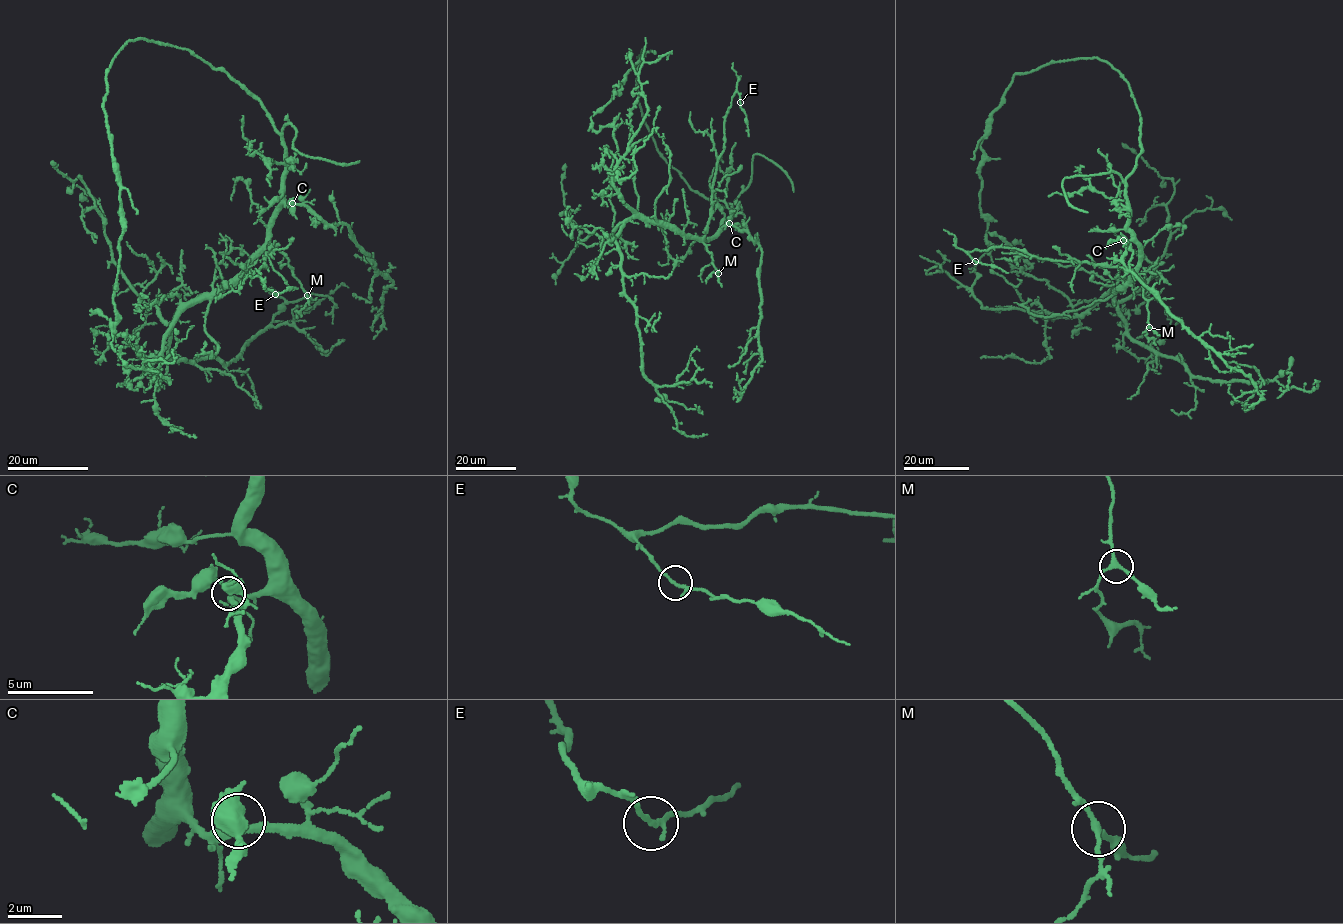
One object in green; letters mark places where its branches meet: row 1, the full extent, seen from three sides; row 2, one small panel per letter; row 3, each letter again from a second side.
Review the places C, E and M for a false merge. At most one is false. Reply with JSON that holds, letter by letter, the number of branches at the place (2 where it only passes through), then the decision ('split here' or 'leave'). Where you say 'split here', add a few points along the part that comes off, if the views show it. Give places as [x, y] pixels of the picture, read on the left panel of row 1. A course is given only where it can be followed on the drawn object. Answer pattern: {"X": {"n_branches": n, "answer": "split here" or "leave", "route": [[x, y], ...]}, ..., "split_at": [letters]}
{"C": {"n_branches": 3, "answer": "leave"}, "E": {"n_branches": 3, "answer": "leave"}, "M": {"n_branches": 3, "answer": "leave"}, "split_at": []}

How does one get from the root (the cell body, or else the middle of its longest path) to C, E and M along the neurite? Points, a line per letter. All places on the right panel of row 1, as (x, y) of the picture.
C: (1126, 188), (1127, 230), (1131, 238), (1123, 240)
E: (1126, 188), (1127, 230), (1139, 254), (1139, 264), (1132, 270), (1042, 259), (1000, 247), (967, 252), (975, 261)
M: (1126, 188), (1127, 230), (1138, 246), (1137, 272), (1147, 301), (1149, 327)

